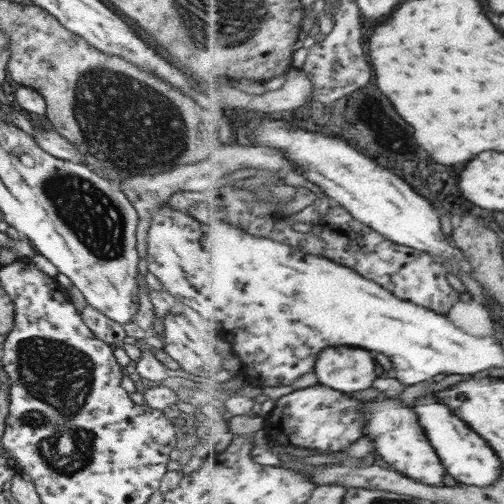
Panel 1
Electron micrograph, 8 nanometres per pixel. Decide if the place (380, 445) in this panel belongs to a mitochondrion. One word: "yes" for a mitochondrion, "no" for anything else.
no

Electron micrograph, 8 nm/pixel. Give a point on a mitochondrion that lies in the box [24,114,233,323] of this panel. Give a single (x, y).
(88, 213)

